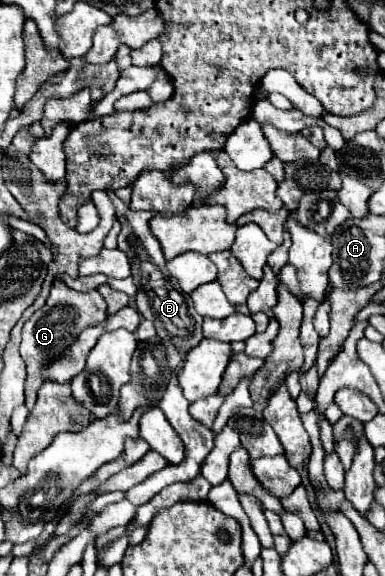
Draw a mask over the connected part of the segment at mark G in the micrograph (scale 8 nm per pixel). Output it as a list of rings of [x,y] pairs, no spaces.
[[[54,279],[50,297],[46,301],[46,305],[36,311],[22,329],[22,343],[20,343],[20,355],[26,363],[28,369],[28,377],[26,377],[26,407],[32,409],[34,401],[36,401],[36,391],[38,387],[44,383],[42,375],[40,375],[40,367],[62,355],[72,343],[74,339],[78,339],[78,335],[82,333],[84,327],[90,325],[98,325],[108,317],[106,313],[106,301],[98,291],[90,291],[90,293],[80,293],[70,289],[62,279]]]

